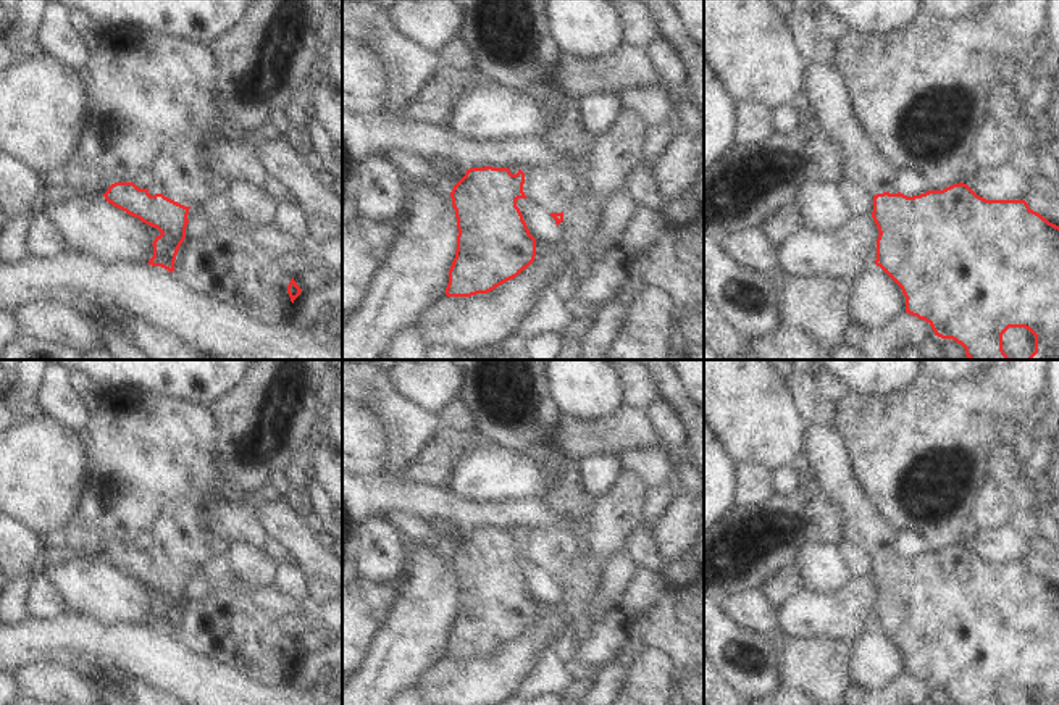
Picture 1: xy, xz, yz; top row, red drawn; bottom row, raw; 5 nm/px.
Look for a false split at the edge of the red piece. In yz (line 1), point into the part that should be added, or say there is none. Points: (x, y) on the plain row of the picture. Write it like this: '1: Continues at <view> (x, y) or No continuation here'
1: Continues at yz (830, 465)

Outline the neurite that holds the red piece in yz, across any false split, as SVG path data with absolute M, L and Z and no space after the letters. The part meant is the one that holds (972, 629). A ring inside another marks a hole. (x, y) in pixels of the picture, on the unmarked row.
M809 423L802 453L806 453L809 458L809 478L818 482L827 495L830 495L839 505L848 542L862 545L873 555L872 579L880 594L877 600L875 626L880 628L901 649L906 658L906 674L927 682L931 687L935 697L941 700L952 700L957 705L1002 705L1002 695L1009 689L1028 690L1035 697L1035 705L1059 705L1059 587L1049 584L1040 574L1033 573L1025 561L986 561L977 557L964 544L952 545L943 552L928 552L914 558L901 555L894 544L902 529L883 515L880 507L872 500L870 494L859 481L841 431L835 424Z

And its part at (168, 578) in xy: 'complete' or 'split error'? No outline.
split error

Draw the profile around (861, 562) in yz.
M844 542L841 545L841 553L854 573L856 579L870 578L873 573L873 555L864 549L862 545L854 545L851 542Z

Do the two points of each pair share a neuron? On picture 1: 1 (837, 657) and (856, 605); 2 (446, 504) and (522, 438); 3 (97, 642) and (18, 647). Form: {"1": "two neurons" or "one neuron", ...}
{"1": "two neurons", "2": "two neurons", "3": "one neuron"}

